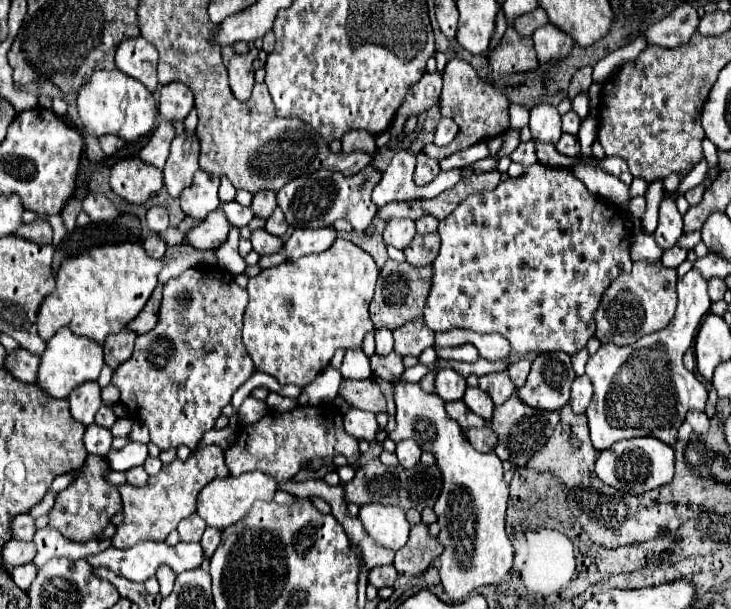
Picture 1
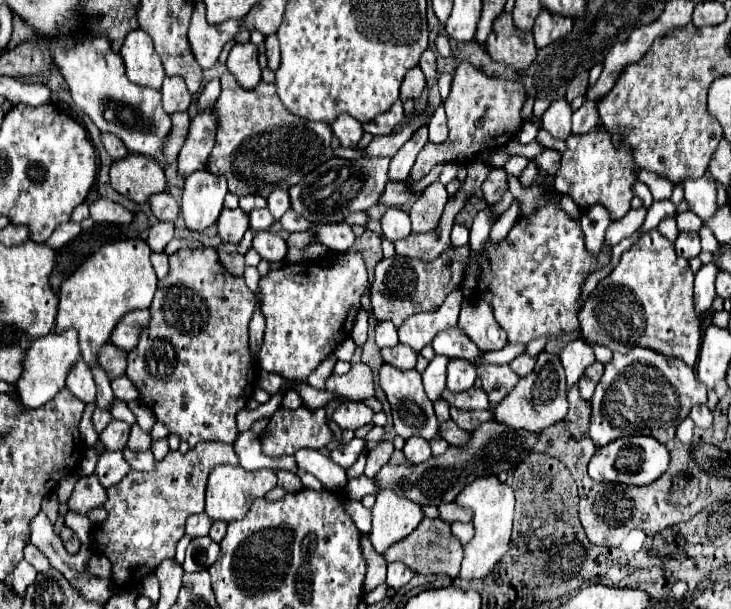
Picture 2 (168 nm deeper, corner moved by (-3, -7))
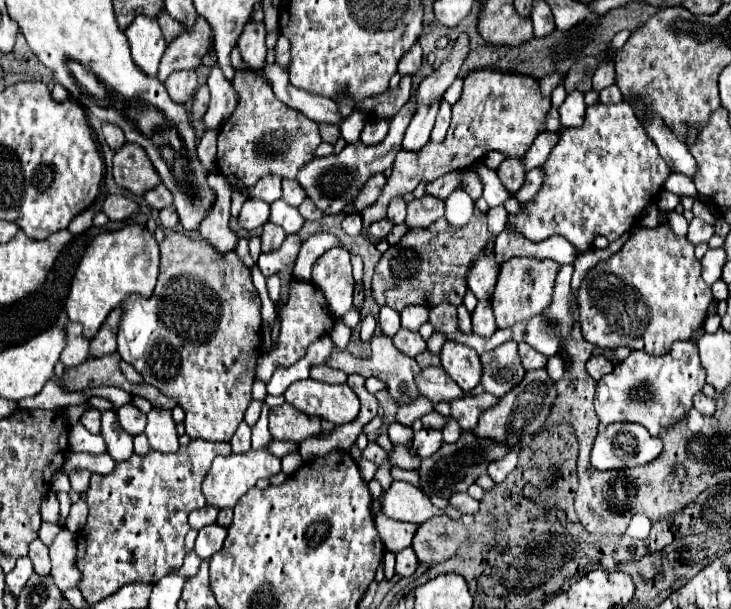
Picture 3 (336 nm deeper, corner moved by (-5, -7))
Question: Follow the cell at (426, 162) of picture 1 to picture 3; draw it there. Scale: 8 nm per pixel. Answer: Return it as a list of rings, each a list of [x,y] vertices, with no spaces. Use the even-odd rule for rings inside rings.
[[[384,174],[372,176],[372,180],[368,180],[368,184],[364,186],[364,192],[360,192],[360,196],[356,198],[356,204],[354,204],[356,210],[362,212],[364,208],[372,206],[372,204],[378,200],[378,196],[380,196],[384,184],[386,184],[386,176],[384,176]]]

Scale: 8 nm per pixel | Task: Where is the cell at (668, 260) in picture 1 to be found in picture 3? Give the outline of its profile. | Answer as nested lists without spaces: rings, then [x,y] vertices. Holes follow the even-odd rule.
[[[694,218],[694,220],[690,222],[690,228],[688,228],[686,238],[688,238],[688,242],[692,242],[694,246],[698,246],[698,244],[702,244],[702,242],[708,242],[708,240],[712,238],[712,234],[714,234],[714,226],[702,222],[700,218]]]

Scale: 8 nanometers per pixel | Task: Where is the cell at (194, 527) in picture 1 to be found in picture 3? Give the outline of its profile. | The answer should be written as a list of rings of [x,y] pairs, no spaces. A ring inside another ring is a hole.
[[[206,506],[206,508],[194,510],[194,512],[190,514],[188,522],[190,522],[190,528],[192,528],[192,530],[200,530],[200,528],[204,528],[204,526],[208,526],[208,524],[214,524],[214,522],[216,522],[216,516],[218,516],[218,510]]]

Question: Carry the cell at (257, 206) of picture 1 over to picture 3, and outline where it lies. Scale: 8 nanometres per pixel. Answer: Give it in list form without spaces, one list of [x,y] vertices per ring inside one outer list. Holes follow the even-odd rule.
[[[282,180],[282,200],[290,206],[300,206],[304,200],[304,190],[300,188],[298,180]]]

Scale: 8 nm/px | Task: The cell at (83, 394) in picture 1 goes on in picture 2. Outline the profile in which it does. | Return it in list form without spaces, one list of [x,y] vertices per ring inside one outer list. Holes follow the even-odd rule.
[[[78,360],[78,364],[74,364],[74,368],[70,368],[70,376],[66,378],[66,386],[84,404],[88,404],[88,402],[92,402],[96,398],[94,376],[90,372],[90,366],[84,360]]]

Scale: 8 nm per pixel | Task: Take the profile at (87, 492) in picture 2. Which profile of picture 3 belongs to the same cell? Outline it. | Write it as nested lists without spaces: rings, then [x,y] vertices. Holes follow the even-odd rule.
[[[80,470],[80,472],[74,472],[72,476],[70,476],[70,484],[72,484],[72,490],[74,492],[78,492],[78,494],[86,494],[86,490],[88,490],[88,486],[90,486],[90,472],[84,472],[84,470]]]

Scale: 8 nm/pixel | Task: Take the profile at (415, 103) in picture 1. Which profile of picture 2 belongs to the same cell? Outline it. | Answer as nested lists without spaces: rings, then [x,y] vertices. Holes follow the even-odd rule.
[[[420,66],[410,68],[410,72],[404,76],[404,82],[402,82],[402,88],[400,88],[402,100],[418,98],[422,94],[424,86],[426,86],[426,78],[424,78],[424,72],[420,70]]]

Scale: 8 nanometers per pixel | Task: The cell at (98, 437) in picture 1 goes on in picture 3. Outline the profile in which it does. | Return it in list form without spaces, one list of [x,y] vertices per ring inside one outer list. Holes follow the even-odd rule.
[[[124,404],[120,410],[118,410],[118,420],[120,420],[120,426],[130,434],[130,436],[136,436],[136,434],[142,434],[144,432],[144,426],[146,426],[146,414],[142,414],[138,408],[134,408],[132,404]]]

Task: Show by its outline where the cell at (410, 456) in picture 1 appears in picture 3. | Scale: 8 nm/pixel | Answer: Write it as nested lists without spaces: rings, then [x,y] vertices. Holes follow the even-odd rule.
[[[422,428],[420,432],[414,434],[414,452],[420,456],[420,458],[428,458],[432,456],[442,444],[442,432],[438,430],[428,430],[428,428]]]

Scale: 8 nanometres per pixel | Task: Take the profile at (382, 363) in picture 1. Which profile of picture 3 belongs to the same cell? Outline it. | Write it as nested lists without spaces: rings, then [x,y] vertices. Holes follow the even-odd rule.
[[[404,328],[398,330],[398,334],[392,338],[392,342],[402,354],[412,356],[412,358],[416,358],[418,354],[422,354],[426,350],[426,342],[422,340],[422,336],[418,332],[408,332]]]

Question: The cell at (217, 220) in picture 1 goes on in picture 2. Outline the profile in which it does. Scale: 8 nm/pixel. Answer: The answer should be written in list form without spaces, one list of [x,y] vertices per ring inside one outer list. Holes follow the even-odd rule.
[[[224,208],[218,218],[218,236],[228,244],[236,244],[250,228],[248,224],[250,224],[248,212],[244,212],[242,208],[234,208],[234,210]]]

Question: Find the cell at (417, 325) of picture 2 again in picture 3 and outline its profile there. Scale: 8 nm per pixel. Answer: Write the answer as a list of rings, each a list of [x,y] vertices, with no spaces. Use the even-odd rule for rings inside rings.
[[[418,304],[412,308],[404,308],[404,312],[400,312],[400,318],[402,318],[402,328],[410,332],[418,332],[420,326],[428,322],[428,308]]]

